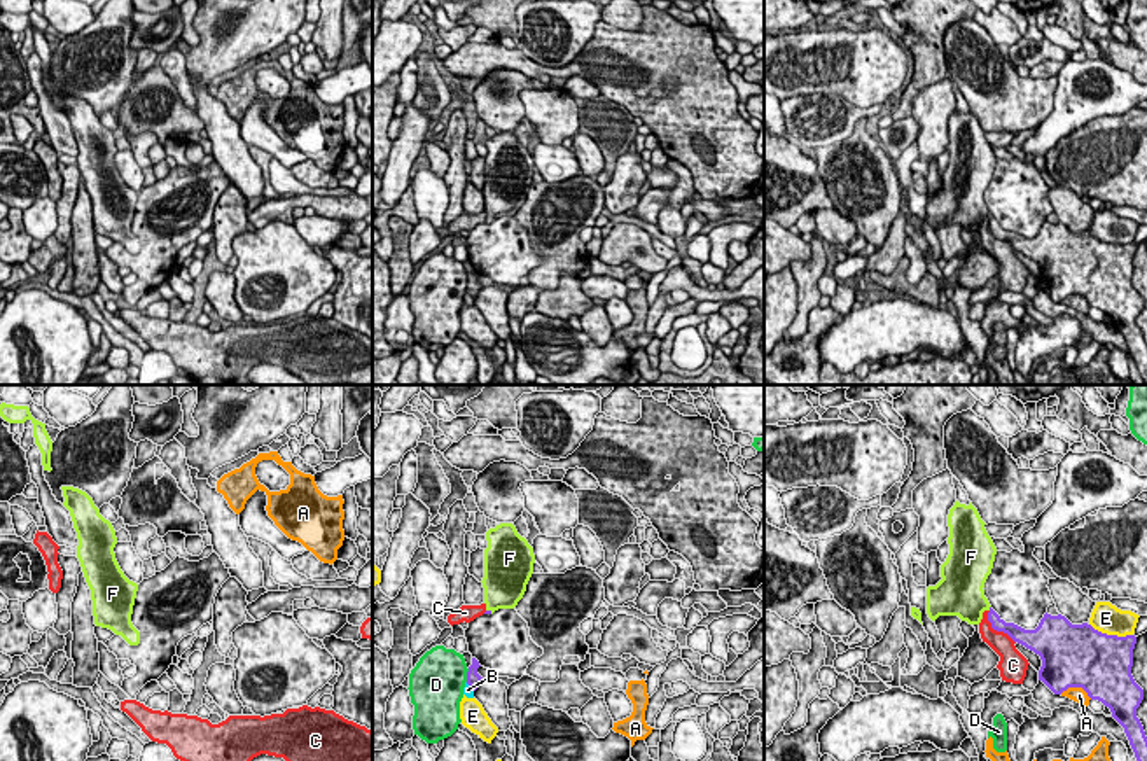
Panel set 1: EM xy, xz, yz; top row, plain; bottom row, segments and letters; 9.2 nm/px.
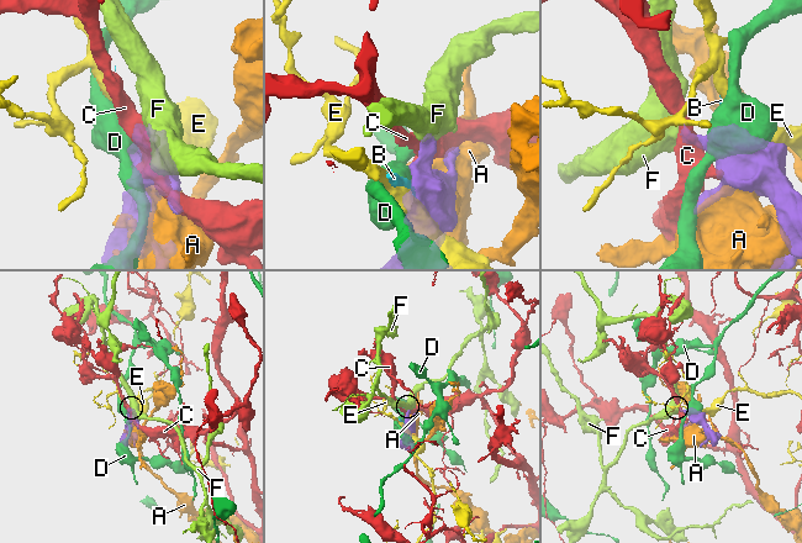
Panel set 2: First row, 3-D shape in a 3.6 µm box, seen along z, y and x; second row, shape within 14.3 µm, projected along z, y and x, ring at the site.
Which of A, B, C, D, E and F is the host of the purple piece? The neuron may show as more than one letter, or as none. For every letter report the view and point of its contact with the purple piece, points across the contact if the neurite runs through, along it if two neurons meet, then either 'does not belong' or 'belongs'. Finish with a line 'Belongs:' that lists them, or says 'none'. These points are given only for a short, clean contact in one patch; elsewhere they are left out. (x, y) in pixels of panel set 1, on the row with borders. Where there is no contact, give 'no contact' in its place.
A: contact yz (1076, 686); does not belong
B: contact xz (471, 686); border xz (465, 683), (474, 690); does not belong
C: contact yz (995, 628); does not belong
D: contact xz (467, 676); does not belong
E: contact yz (1111, 635); does not belong
F: contact xz (490, 611); way xz (486, 611), (490, 611), (495, 597), (504, 588); belongs
Belongs: F

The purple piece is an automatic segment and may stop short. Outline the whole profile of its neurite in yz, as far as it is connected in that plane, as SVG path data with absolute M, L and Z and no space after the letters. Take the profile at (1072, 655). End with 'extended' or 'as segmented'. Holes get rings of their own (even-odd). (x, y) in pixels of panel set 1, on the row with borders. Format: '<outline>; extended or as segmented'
M956 500L949 509L949 555L941 565L942 579L927 588L928 618L958 616L979 625L986 611L993 630L1040 656L1039 681L1054 695L1082 688L1091 700L1102 702L1124 728L1137 761L1147 761L1147 737L1137 717L1144 689L1131 675L1137 637L1107 635L1088 623L1072 625L1065 616L1047 612L1035 630L1005 623L983 590L997 555L984 525L972 502Z; extended

